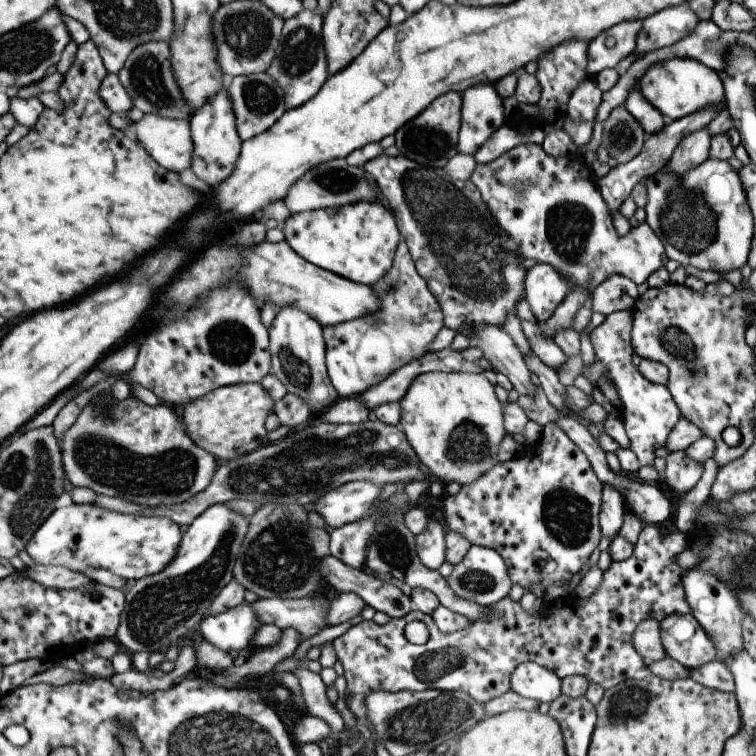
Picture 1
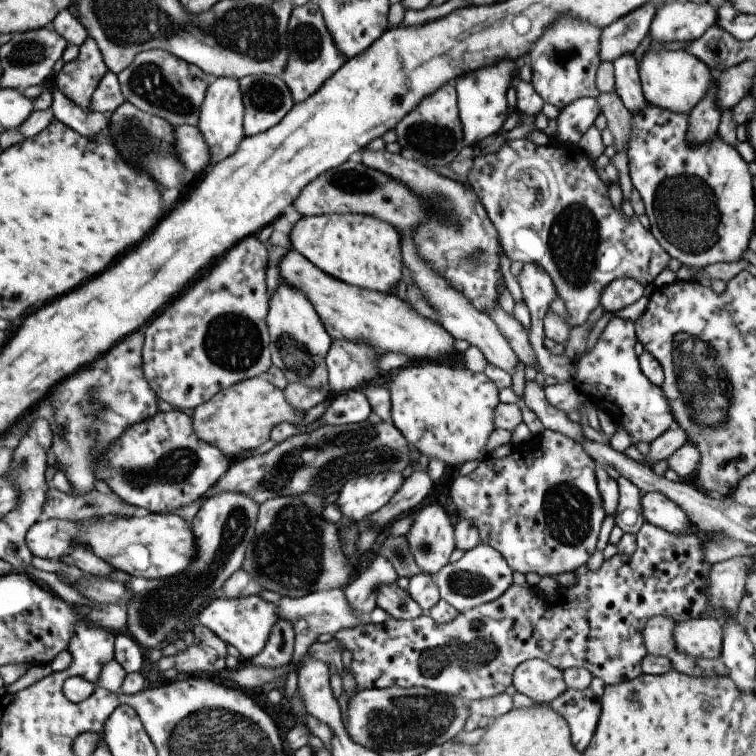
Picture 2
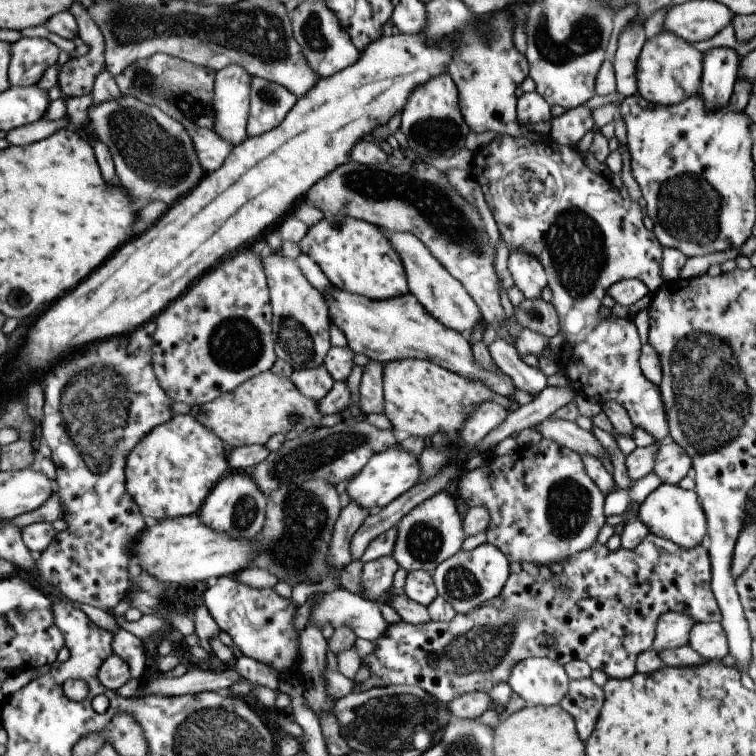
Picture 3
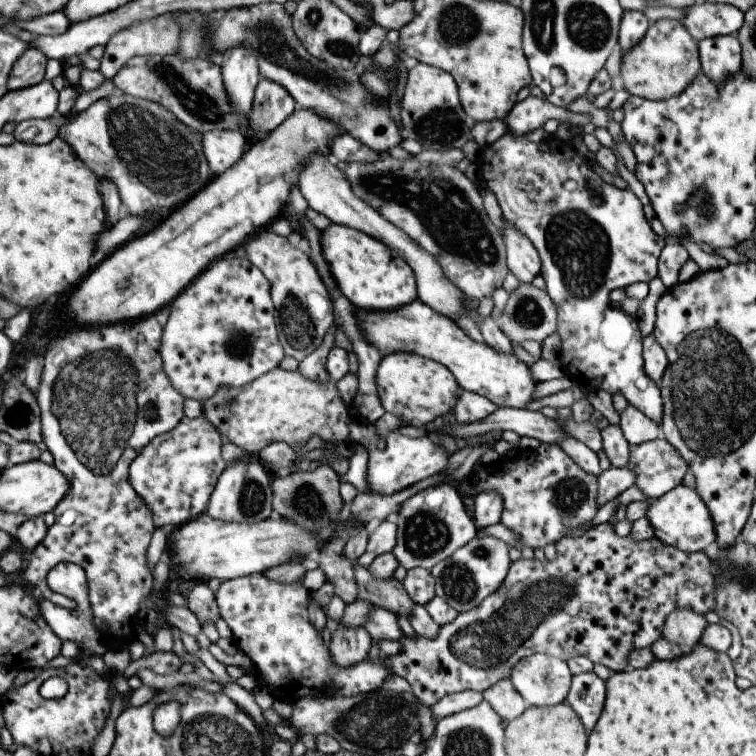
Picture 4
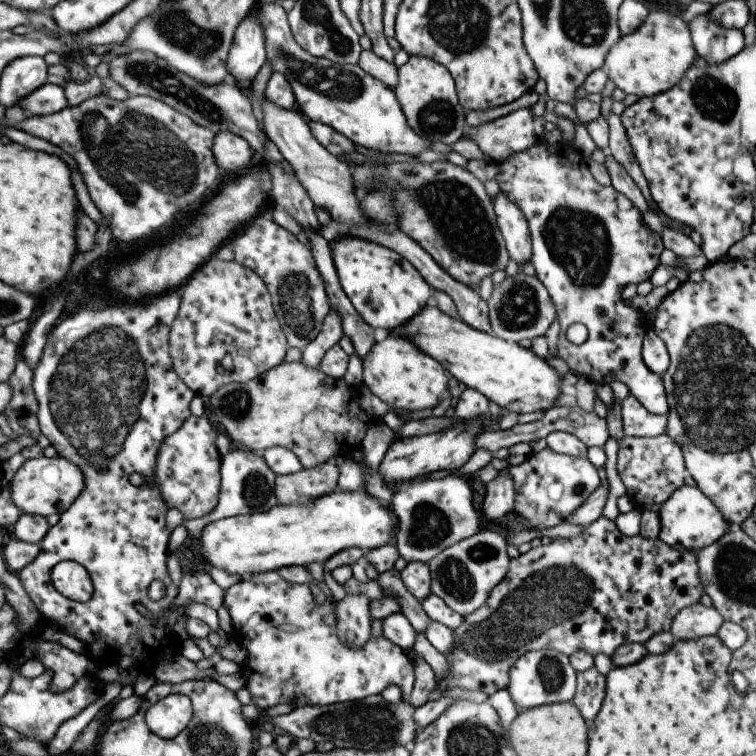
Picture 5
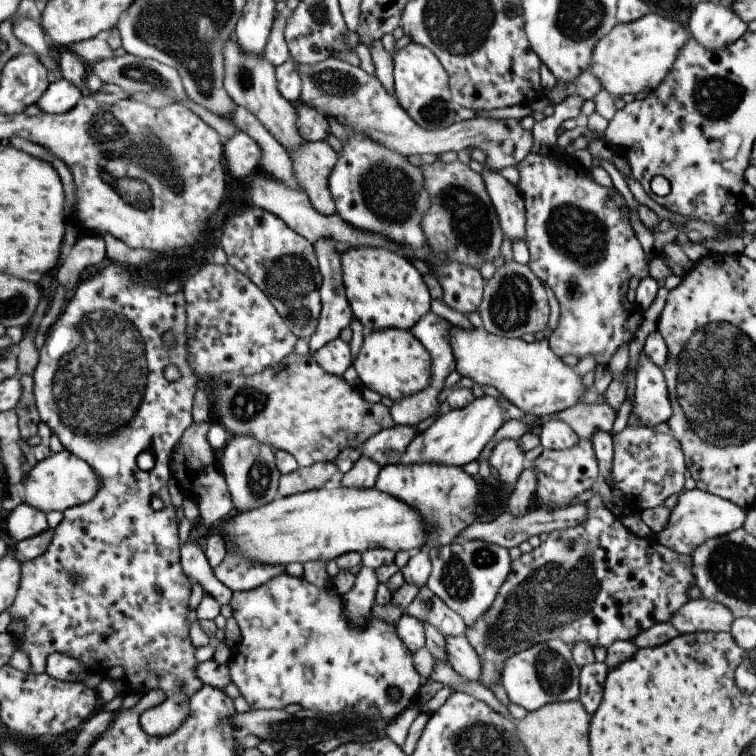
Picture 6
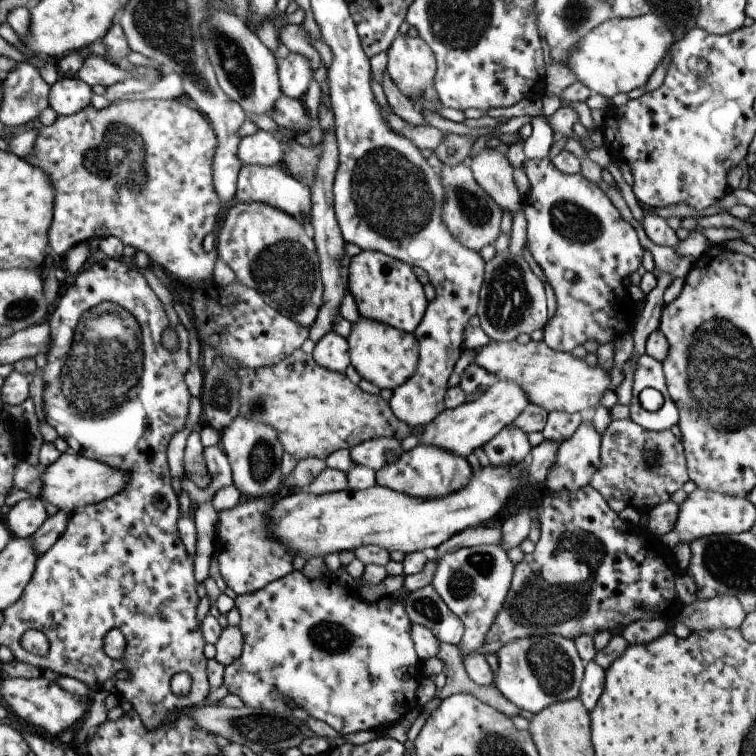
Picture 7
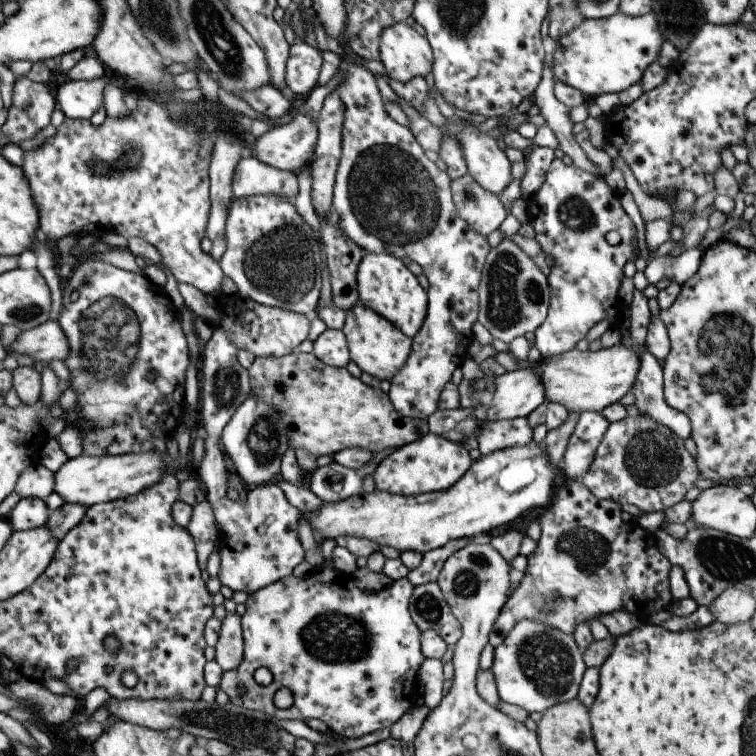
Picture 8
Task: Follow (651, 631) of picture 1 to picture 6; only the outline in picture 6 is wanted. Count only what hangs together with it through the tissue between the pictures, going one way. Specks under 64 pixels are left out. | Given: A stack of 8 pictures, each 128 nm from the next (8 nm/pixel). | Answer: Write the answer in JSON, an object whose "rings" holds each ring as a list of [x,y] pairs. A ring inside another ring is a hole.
{"rings":[[[690,599],[674,614],[672,623],[678,634],[689,635],[694,633],[726,633],[732,626],[735,618],[729,608],[710,599]]]}

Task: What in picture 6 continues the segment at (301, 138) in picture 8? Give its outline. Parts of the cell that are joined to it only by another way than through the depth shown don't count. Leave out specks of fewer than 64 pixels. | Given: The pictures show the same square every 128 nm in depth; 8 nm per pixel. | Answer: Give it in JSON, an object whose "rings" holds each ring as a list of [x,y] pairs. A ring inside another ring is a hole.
{"rings":[[[237,133],[223,139],[223,158],[228,173],[246,178],[259,169],[261,150],[246,133]]]}

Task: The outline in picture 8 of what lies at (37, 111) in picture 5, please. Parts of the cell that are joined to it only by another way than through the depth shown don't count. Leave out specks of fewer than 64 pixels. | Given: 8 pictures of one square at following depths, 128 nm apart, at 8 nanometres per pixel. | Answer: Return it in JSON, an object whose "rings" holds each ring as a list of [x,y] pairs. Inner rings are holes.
{"rings":[[[109,72],[93,81],[68,80],[54,89],[56,104],[66,117],[90,119],[103,105],[103,90],[108,83],[115,82],[116,74]]]}

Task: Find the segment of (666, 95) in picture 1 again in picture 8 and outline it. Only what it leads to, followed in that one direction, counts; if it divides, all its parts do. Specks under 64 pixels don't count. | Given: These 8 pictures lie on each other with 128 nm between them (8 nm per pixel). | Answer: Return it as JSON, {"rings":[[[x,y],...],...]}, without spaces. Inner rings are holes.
{"rings":[[[652,12],[631,17],[624,13],[616,13],[601,19],[586,19],[573,31],[559,38],[554,54],[554,72],[556,80],[569,84],[583,92],[588,100],[593,100],[604,92],[618,94],[630,88],[632,84],[641,82],[647,70],[658,59],[662,43],[666,40],[656,16]]]}

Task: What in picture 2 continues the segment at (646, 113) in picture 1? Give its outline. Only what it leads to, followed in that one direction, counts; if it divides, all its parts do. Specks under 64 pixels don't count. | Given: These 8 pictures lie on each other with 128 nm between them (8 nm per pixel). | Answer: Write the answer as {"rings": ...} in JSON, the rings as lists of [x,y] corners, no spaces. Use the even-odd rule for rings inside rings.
{"rings":[[[622,55],[613,63],[615,72],[614,92],[623,100],[624,106],[632,115],[638,114],[647,106],[647,100],[643,95],[639,66],[632,55]]]}

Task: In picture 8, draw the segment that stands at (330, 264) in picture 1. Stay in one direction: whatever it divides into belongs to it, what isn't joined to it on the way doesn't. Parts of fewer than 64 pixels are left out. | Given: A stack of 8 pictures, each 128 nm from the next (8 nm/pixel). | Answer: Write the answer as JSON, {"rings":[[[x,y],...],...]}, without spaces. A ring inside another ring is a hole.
{"rings":[[[366,253],[358,265],[356,278],[360,304],[375,310],[411,339],[416,336],[427,313],[427,292],[402,259],[388,253]]]}

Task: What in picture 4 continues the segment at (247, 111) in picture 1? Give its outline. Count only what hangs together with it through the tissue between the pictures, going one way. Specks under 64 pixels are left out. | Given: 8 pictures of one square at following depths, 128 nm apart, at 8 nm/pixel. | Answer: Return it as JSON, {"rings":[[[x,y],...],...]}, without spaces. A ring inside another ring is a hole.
{"rings":[[[260,77],[255,88],[253,107],[249,114],[251,137],[255,139],[257,133],[272,132],[272,130],[278,128],[278,126],[280,126],[296,108],[298,108],[298,106],[295,104],[295,100],[283,86],[280,86],[277,82],[268,80],[267,78]]]}

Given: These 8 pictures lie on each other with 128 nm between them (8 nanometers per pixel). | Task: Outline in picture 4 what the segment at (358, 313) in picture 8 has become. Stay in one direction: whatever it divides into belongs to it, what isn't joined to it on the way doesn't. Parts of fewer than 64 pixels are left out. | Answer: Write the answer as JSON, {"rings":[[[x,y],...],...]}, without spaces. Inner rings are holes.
{"rings":[[[394,352],[384,355],[380,361],[376,384],[385,412],[395,415],[404,424],[428,427],[438,416],[454,413],[459,384],[454,375],[439,362],[424,358],[416,353]]]}

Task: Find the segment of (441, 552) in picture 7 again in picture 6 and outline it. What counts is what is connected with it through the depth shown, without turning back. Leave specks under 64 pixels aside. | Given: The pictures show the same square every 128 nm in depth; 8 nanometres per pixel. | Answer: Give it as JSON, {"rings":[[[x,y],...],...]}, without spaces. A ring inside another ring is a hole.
{"rings":[[[587,502],[578,504],[572,503],[564,508],[554,509],[551,512],[541,509],[540,506],[534,506],[525,512],[525,515],[514,516],[508,512],[503,512],[491,522],[481,523],[480,521],[470,524],[458,538],[455,538],[452,543],[465,543],[472,539],[480,539],[489,543],[499,544],[504,548],[510,549],[518,546],[524,540],[528,540],[531,536],[542,534],[542,532],[552,532],[578,526],[582,521],[587,519]]]}

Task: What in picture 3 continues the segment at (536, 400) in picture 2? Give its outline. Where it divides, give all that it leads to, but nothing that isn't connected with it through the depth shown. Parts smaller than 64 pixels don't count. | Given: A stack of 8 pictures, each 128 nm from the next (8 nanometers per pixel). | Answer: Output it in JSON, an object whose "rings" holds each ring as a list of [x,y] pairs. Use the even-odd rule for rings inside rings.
{"rings":[[[496,337],[489,346],[489,354],[496,367],[512,378],[516,389],[537,396],[548,386],[547,377],[540,368],[527,366],[510,342]]]}

